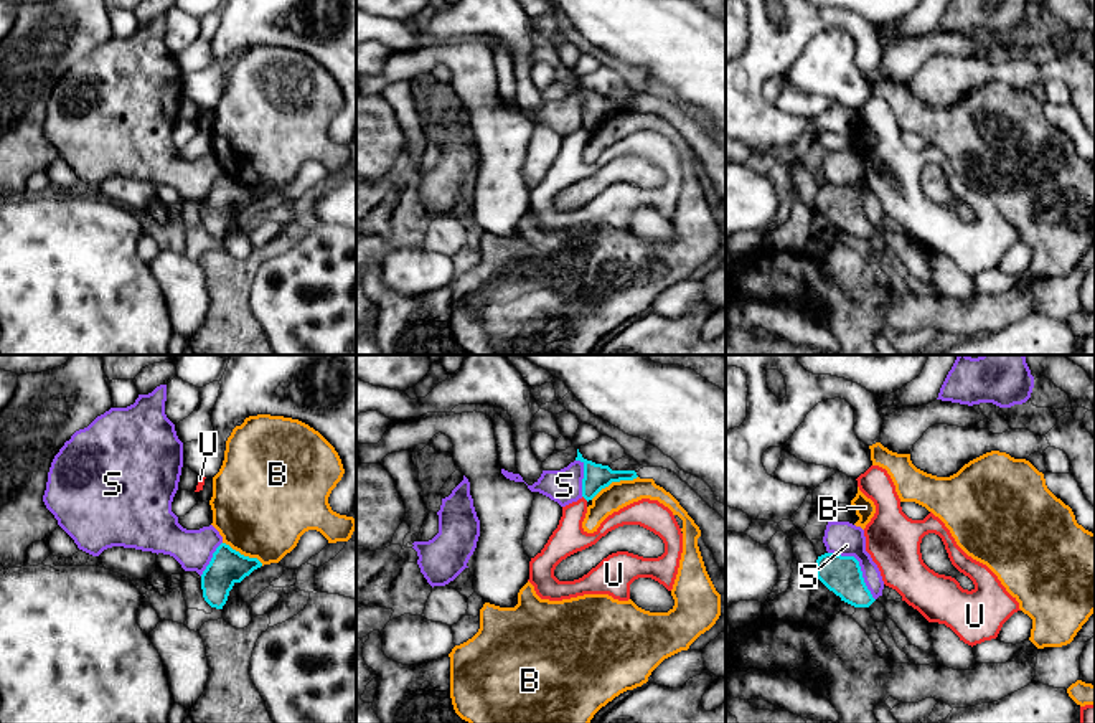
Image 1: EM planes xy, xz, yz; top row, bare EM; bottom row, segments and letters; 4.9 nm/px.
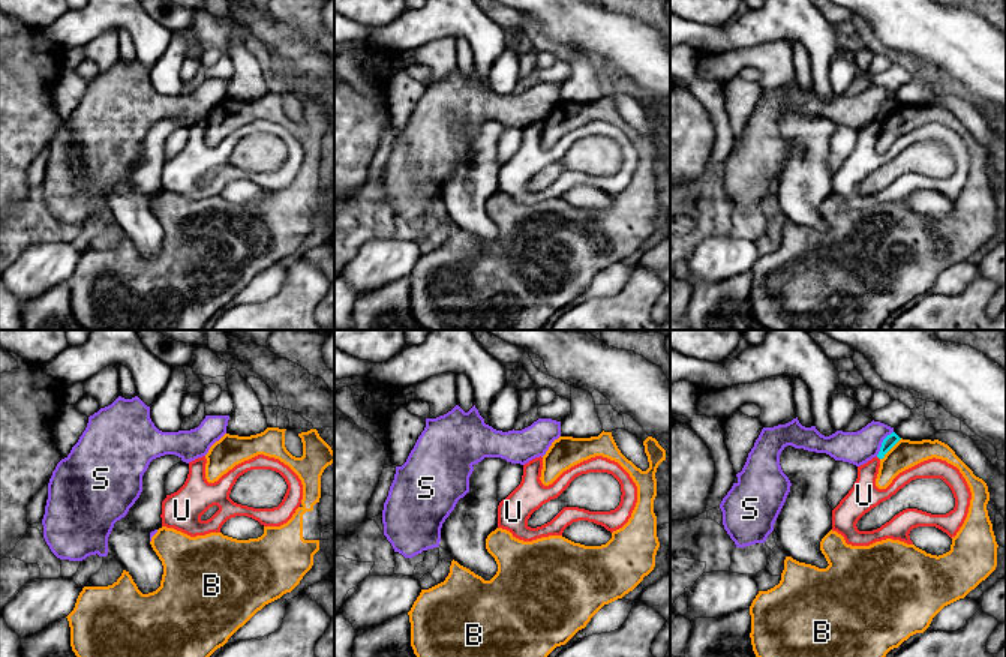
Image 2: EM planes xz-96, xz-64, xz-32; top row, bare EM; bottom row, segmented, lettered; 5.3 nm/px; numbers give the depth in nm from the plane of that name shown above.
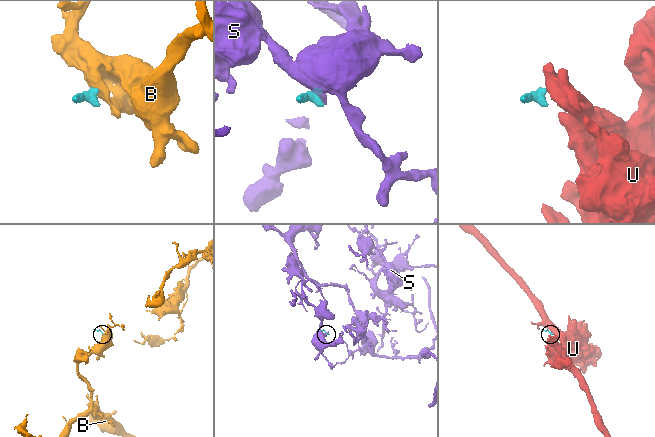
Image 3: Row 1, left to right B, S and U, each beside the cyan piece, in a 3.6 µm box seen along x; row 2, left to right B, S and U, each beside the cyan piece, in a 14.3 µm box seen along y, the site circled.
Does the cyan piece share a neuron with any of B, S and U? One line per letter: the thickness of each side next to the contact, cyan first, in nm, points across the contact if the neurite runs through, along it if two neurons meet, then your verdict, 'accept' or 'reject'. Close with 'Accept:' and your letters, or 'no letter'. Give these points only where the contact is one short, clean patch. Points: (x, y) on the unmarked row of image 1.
B: calibres 130 and 130 nm; border xz (637, 106), (627, 111), (612, 111), (591, 129); reject
S: calibres 190 and 160 nm; border yz (828, 182), (851, 185), (858, 192), (863, 212), (874, 230); reject
U: calibres 130 and 160 nm; border xz (582, 126), (587, 131); reject
Accept: no letter

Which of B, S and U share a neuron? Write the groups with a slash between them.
B / S / U

